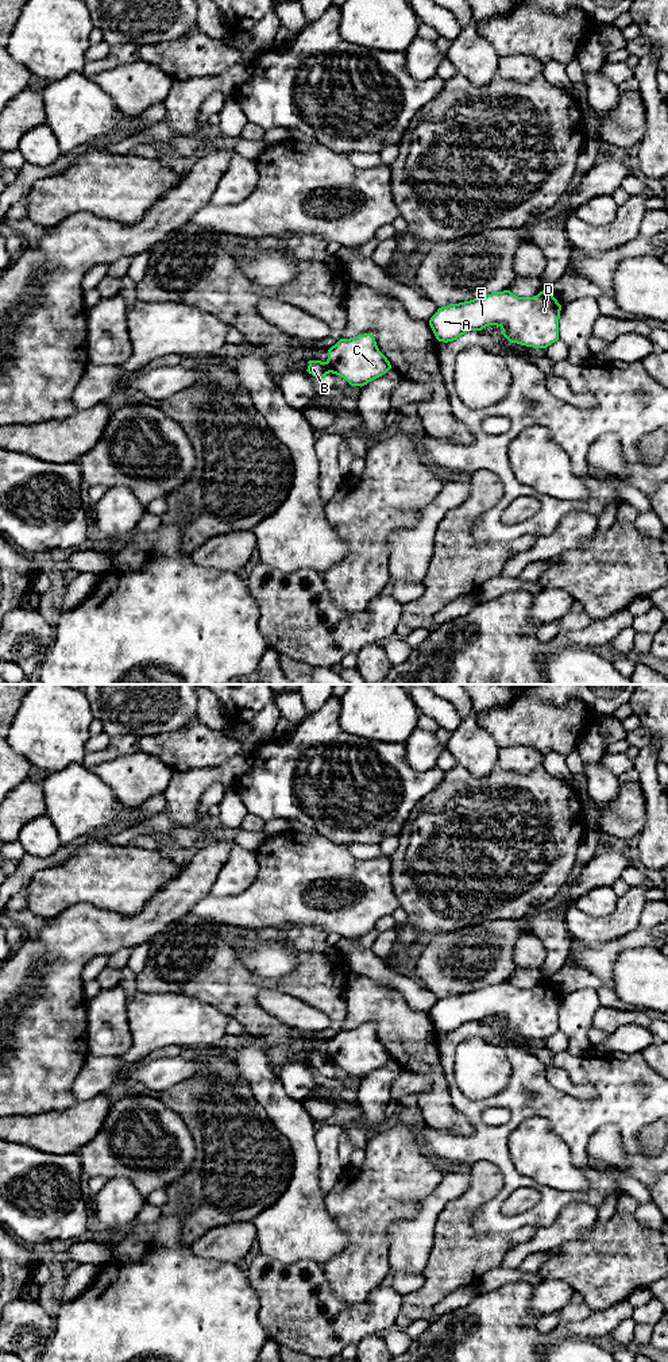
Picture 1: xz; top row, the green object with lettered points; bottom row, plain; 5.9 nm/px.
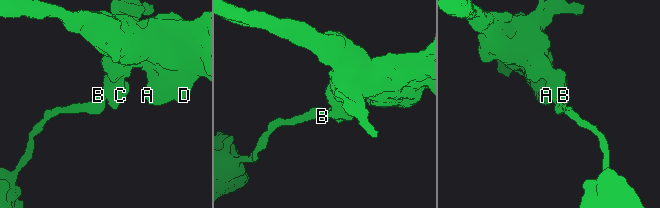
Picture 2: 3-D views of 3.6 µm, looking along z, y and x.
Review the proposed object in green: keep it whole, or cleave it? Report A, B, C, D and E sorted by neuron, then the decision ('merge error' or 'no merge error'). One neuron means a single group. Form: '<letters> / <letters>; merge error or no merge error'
A C D E / B; merge error

